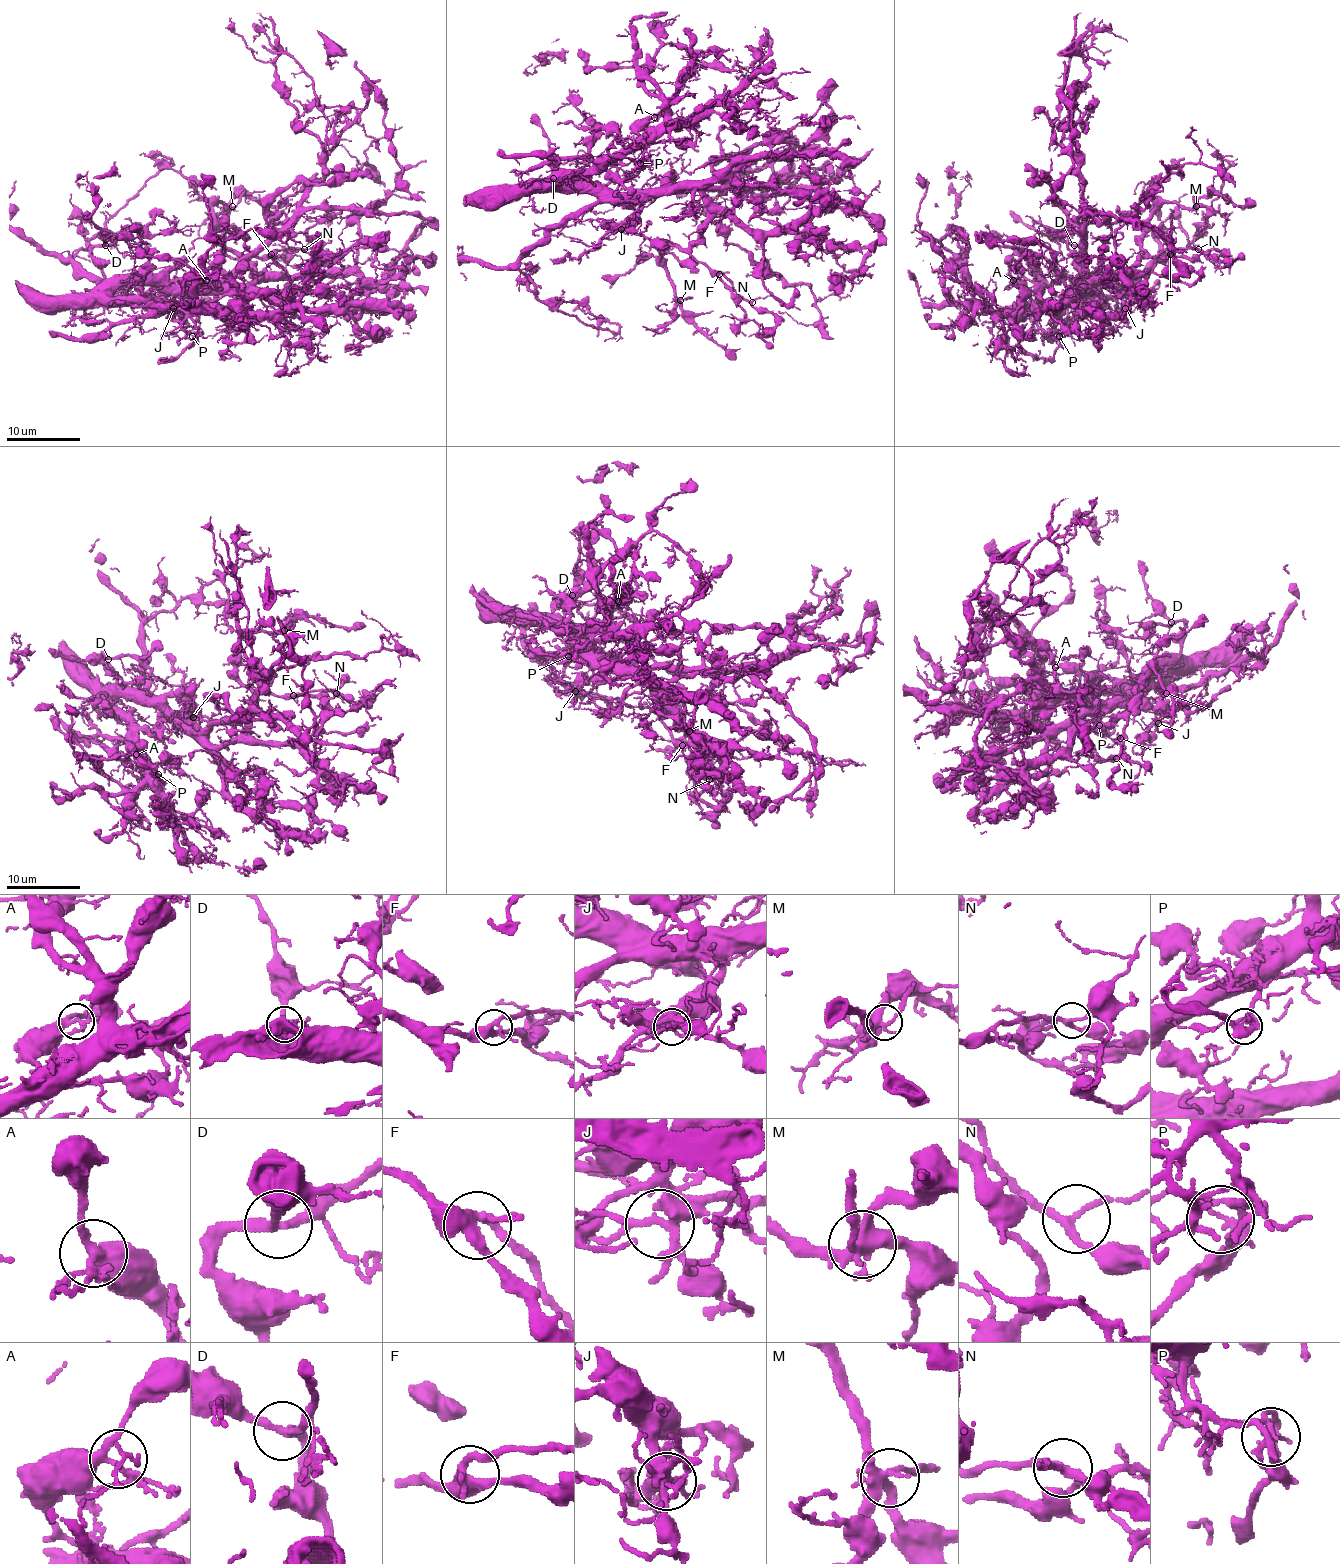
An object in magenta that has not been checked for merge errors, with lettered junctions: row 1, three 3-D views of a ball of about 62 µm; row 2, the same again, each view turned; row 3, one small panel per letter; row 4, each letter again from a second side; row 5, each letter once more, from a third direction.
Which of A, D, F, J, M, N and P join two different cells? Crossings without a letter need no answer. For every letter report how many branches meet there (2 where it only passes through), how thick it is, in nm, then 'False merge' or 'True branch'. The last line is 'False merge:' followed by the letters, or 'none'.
A: Branches: 5. Thickness 260 nm. True branch
D: Branches: 3. Thickness 240 nm. True branch
F: Branches: 4. Thickness 380 nm. True branch
J: Branches: 5. Thickness 320 nm. True branch
M: Branches: 5. Thickness 380 nm. True branch
N: Branches: 3. Thickness 200 nm. True branch
P: Branches: 3. Thickness 160 nm. True branch
False merge: none

